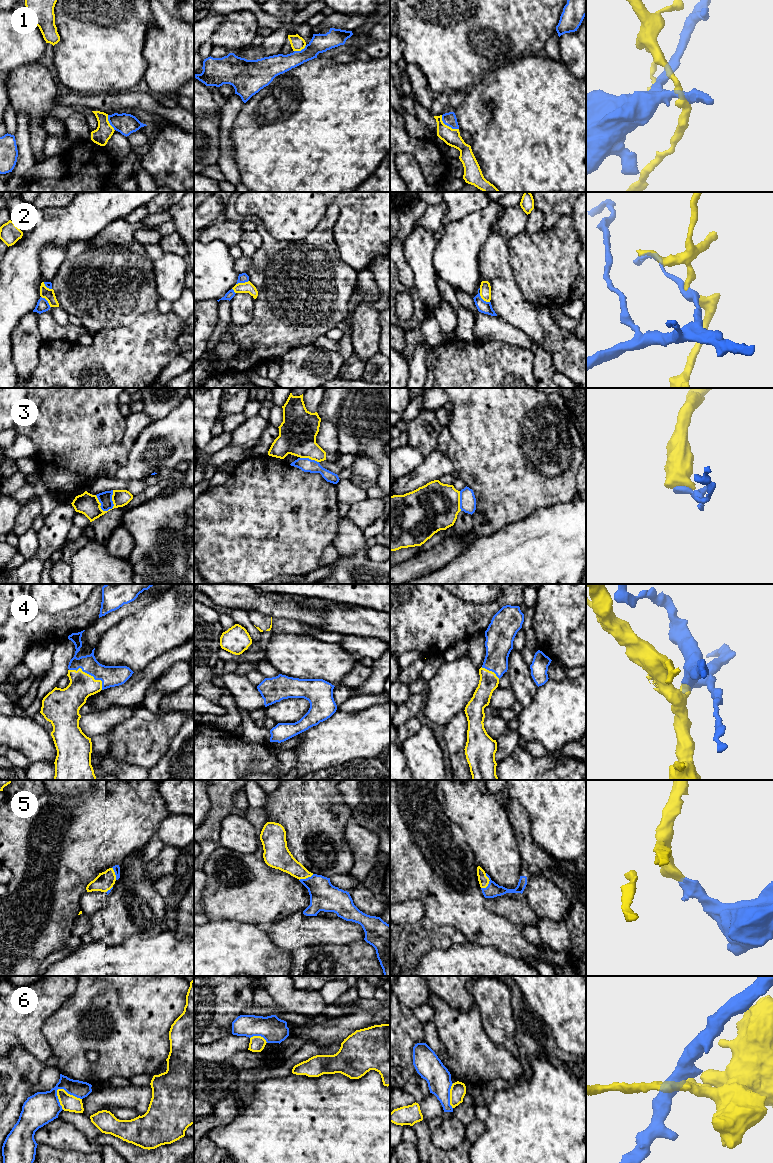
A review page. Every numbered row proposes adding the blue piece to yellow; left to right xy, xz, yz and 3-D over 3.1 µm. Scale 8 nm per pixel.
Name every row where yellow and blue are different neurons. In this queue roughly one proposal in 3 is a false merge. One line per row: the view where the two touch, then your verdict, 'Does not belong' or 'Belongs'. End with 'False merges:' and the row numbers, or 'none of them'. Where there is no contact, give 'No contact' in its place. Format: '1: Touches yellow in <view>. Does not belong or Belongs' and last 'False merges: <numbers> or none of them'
1: Touches yellow in yz. Does not belong
2: Touches yellow in yz. Does not belong
3: Touches yellow in xy. Does not belong
4: Touches yellow in xy. Belongs
5: Touches yellow in yz. Belongs
6: Touches yellow in xy. Does not belong
False merges: 1, 2, 3, 6

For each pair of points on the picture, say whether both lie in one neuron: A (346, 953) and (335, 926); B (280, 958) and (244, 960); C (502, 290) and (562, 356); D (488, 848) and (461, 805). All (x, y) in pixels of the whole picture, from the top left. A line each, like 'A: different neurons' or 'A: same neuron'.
A: different neurons
B: same neuron
C: same neuron
D: same neuron

